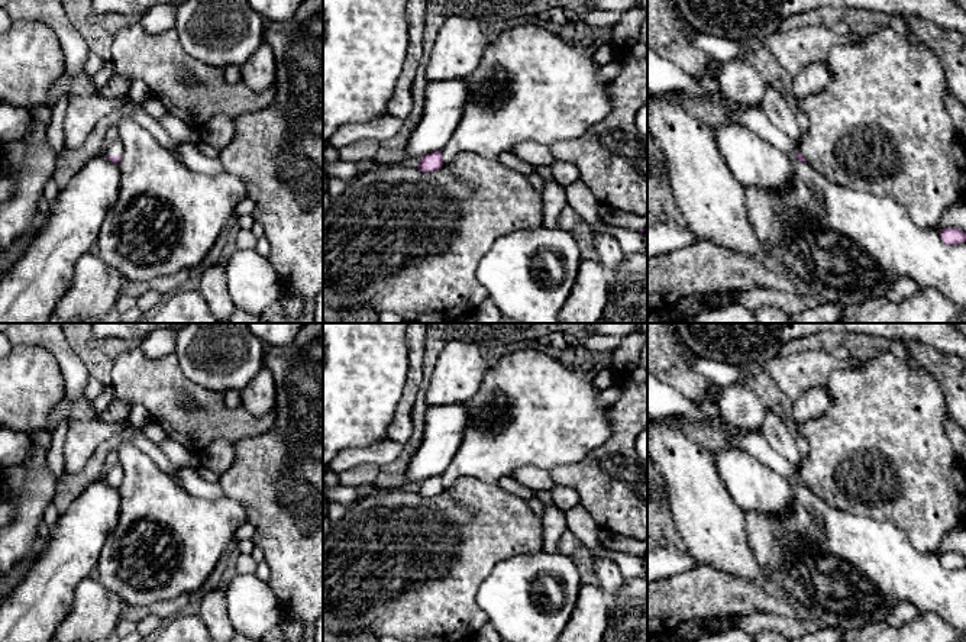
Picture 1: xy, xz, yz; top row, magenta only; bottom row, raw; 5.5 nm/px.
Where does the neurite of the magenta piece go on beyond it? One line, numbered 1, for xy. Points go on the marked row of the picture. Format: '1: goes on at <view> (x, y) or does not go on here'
1: goes on at xy (116, 148)

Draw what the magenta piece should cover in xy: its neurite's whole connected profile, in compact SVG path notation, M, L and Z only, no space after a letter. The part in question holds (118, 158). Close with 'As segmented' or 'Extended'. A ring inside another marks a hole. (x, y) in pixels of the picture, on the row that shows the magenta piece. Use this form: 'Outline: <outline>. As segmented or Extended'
Outline: M117 139L109 146L106 157L109 161L119 164L122 161L123 152L125 152L125 145L122 139Z. Extended

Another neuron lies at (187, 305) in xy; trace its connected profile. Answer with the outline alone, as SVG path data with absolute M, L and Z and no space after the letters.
M182 287L151 317L136 323L217 323L198 290Z

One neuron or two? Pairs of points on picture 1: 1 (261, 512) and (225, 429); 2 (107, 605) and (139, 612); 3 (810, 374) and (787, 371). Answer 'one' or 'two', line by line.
1: two
2: two
3: one

